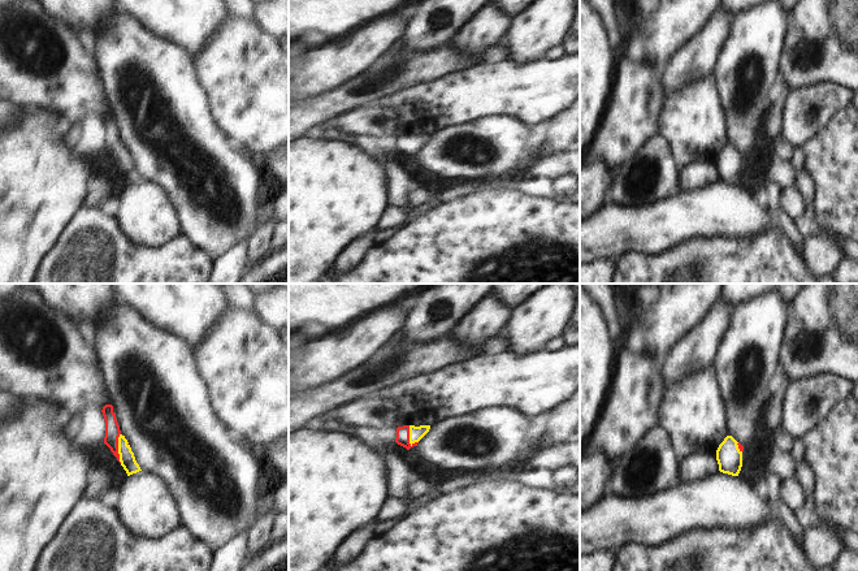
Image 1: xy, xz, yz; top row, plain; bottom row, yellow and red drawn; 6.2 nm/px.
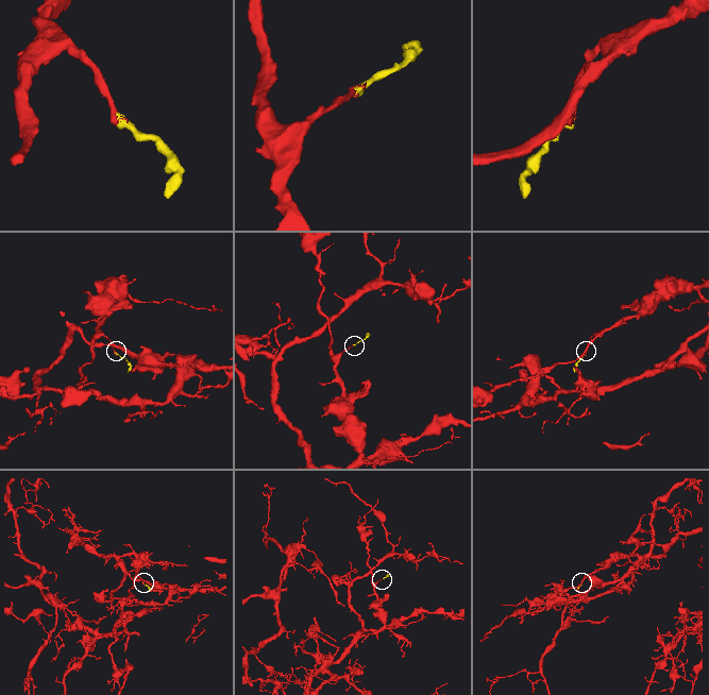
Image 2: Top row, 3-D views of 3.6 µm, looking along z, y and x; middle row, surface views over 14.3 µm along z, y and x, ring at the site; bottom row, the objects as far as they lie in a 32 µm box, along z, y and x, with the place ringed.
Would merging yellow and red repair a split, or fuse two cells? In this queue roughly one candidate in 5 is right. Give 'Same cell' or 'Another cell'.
Same cell

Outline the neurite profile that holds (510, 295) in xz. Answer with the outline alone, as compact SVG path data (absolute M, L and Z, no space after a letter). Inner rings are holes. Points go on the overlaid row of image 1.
M494 284L493 297L512 311L517 306L526 303L541 289L549 286L550 284Z

